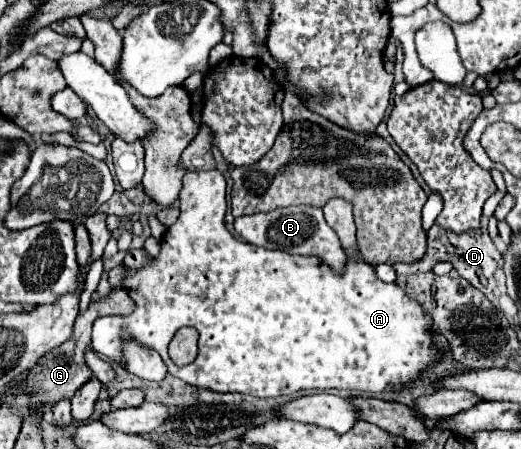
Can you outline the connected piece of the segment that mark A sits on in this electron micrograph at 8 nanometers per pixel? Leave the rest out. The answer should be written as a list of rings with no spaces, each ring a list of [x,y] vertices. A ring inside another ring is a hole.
[[[213,169],[213,171],[195,171],[195,173],[185,173],[183,177],[183,187],[179,193],[179,201],[181,201],[181,215],[179,219],[167,227],[165,235],[163,235],[163,243],[161,243],[161,251],[157,257],[151,259],[151,263],[147,263],[145,267],[139,269],[129,269],[125,267],[125,277],[123,277],[123,287],[129,293],[129,297],[135,301],[135,309],[131,315],[109,315],[109,317],[99,317],[93,323],[93,335],[91,335],[91,349],[99,355],[109,357],[111,361],[119,363],[121,367],[125,367],[125,357],[123,357],[123,341],[137,341],[143,347],[155,349],[163,363],[167,365],[169,373],[173,377],[183,379],[185,383],[199,387],[199,389],[209,389],[215,393],[241,393],[241,395],[253,395],[253,397],[281,397],[281,395],[293,395],[297,391],[313,391],[313,389],[349,389],[349,391],[369,391],[369,393],[389,393],[389,391],[403,391],[413,387],[413,383],[417,379],[421,379],[421,375],[425,371],[429,371],[435,363],[441,361],[441,357],[445,357],[445,351],[441,351],[435,341],[433,341],[433,319],[425,313],[425,309],[413,301],[409,295],[405,295],[403,289],[399,289],[395,283],[383,283],[377,275],[375,269],[363,261],[361,253],[357,253],[353,259],[347,259],[345,269],[341,273],[333,271],[329,265],[319,263],[317,257],[301,257],[301,255],[289,255],[283,251],[271,251],[271,249],[263,249],[263,247],[255,247],[251,243],[243,243],[237,241],[223,225],[223,217],[225,217],[225,179],[223,175]],[[181,327],[193,327],[199,333],[199,353],[197,359],[185,367],[177,367],[169,355],[167,355],[167,347],[169,341],[173,339],[173,335],[177,333],[177,329]]]

